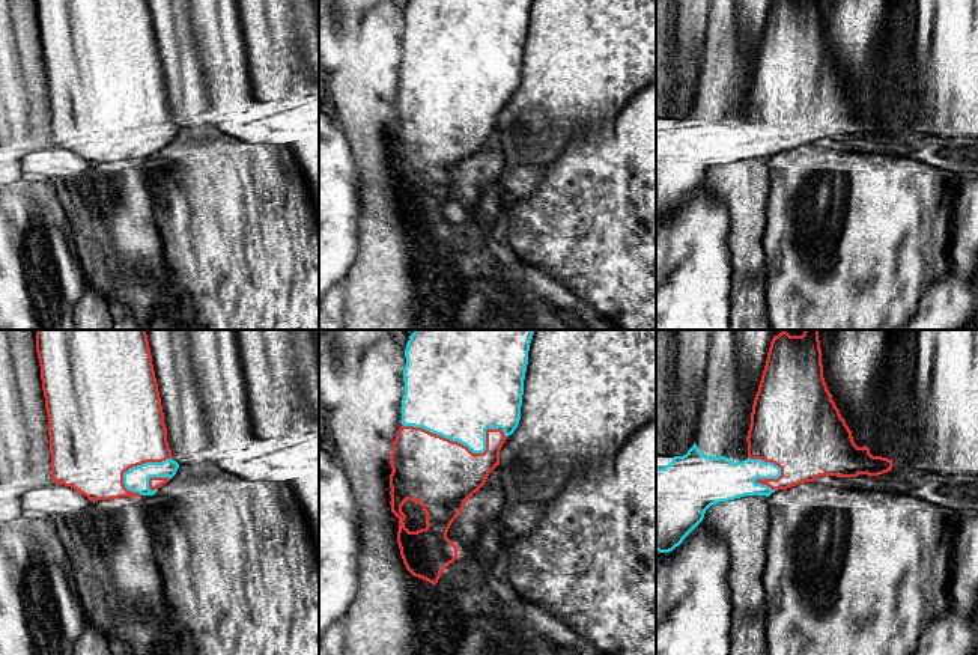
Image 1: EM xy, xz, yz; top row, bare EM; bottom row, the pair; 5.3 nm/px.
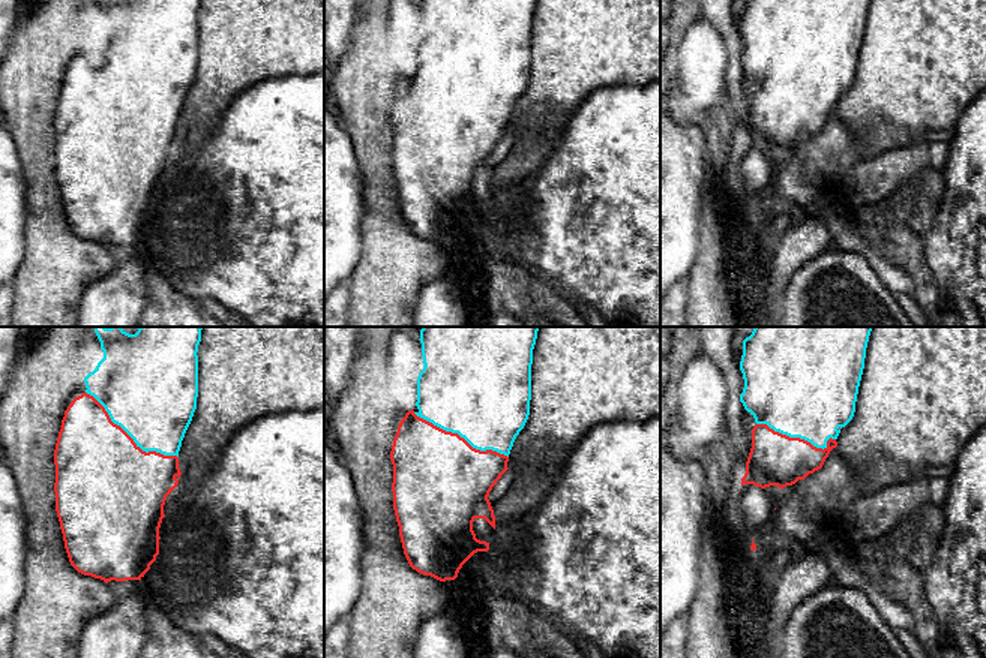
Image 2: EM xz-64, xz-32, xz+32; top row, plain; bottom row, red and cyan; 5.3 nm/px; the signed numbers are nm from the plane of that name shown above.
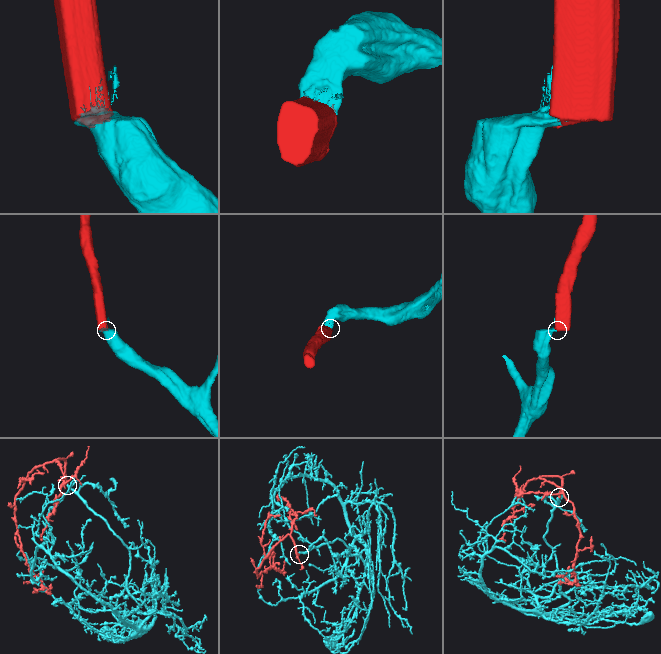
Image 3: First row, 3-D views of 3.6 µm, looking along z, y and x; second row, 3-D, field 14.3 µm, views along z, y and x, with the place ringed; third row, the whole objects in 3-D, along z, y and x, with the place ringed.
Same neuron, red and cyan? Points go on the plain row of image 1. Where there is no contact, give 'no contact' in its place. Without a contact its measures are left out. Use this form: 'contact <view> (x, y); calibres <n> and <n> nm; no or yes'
contact xz (465, 109); calibres 380 and 420 nm; yes

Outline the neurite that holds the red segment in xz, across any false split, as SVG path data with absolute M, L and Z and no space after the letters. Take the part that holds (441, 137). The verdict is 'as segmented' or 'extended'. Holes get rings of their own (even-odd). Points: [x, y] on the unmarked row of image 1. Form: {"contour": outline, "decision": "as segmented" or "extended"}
{"contour": "M409 0L405 12L406 29L403 32L405 57L402 62L402 89L397 93L397 99L393 104L393 116L390 119L390 128L393 131L390 137L390 158L391 175L399 181L397 206L400 218L406 232L418 241L423 241L433 248L438 245L441 235L453 226L460 214L448 200L447 194L451 185L462 175L465 164L472 160L486 145L489 136L500 128L500 113L507 99L515 95L521 83L521 68L524 57L524 42L528 27L528 14L533 0ZM406 163L417 164L423 169L426 176L426 190L417 194L409 194L405 190L406 178L402 175L402 169Z", "decision": "extended"}

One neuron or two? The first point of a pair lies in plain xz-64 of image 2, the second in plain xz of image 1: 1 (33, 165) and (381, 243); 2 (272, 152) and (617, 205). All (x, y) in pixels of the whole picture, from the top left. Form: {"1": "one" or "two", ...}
{"1": "one", "2": "one"}

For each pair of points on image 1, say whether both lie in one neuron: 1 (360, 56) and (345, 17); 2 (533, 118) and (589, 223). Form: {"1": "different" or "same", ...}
{"1": "same", "2": "different"}

